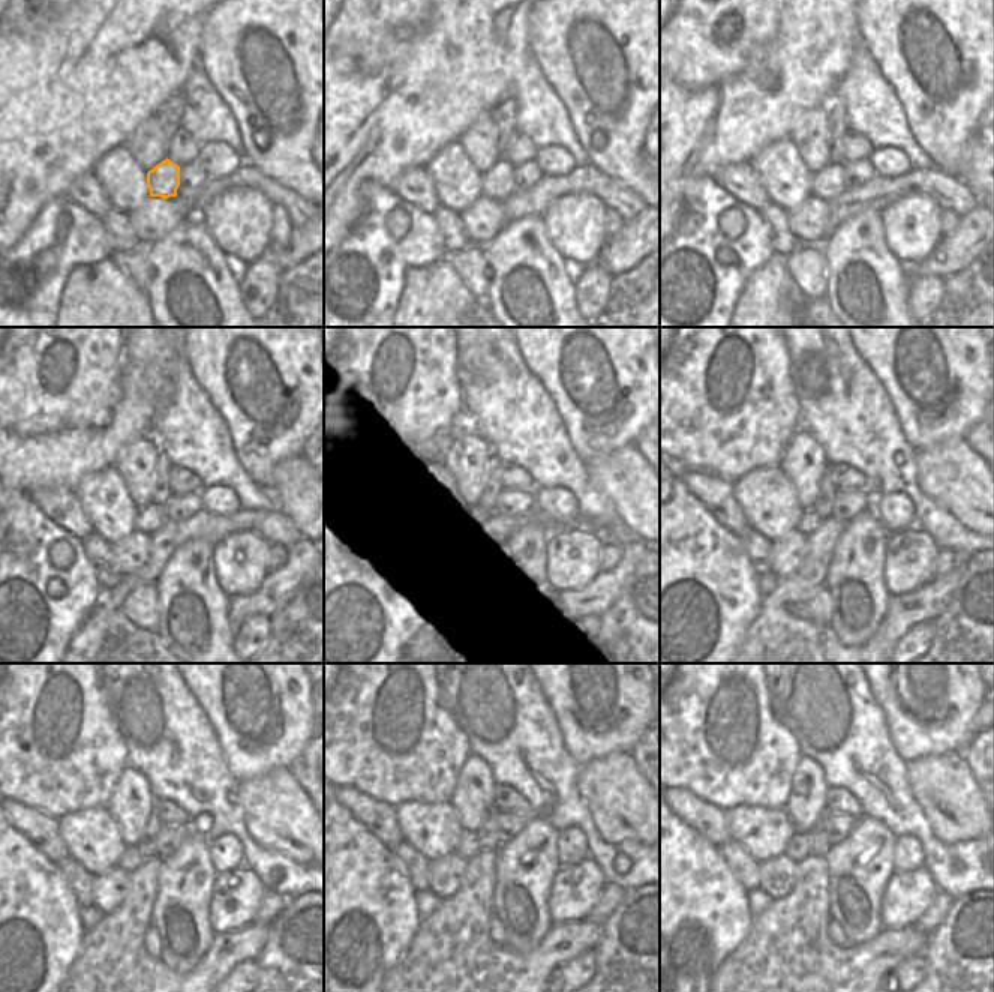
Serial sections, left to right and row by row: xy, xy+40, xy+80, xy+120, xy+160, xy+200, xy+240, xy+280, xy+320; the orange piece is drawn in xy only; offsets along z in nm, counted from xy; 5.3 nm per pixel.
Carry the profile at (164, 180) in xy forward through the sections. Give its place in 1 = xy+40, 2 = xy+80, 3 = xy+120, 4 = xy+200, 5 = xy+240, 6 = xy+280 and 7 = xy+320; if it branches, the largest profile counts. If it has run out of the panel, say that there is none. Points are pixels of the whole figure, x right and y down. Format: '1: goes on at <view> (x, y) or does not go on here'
1: goes on at xy+40 (498, 182)
2: goes on at xy+80 (829, 182)
3: goes on at xy+120 (149, 518)
4: goes on at xy+200 (808, 521)
5: goes on at xy+240 (131, 859)
6: goes on at xy+280 (467, 847)
7: goes on at xy+320 (798, 848)

